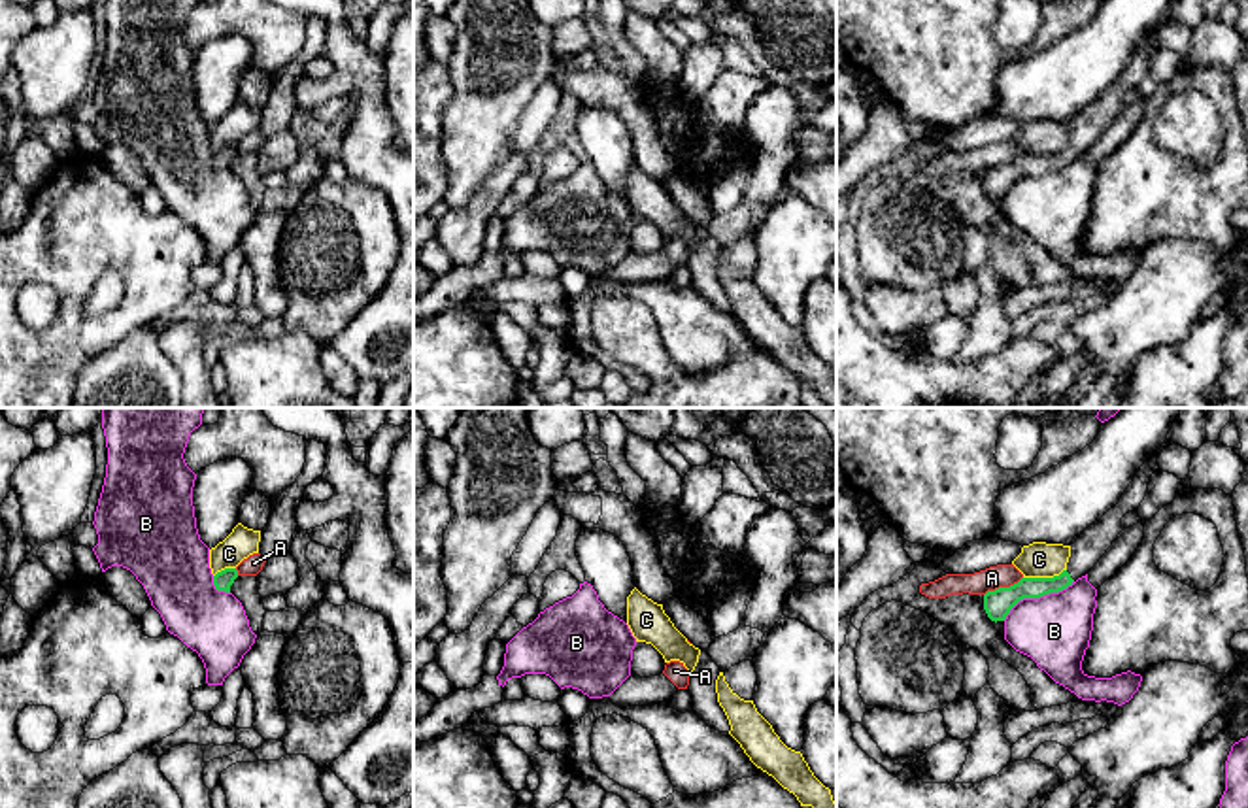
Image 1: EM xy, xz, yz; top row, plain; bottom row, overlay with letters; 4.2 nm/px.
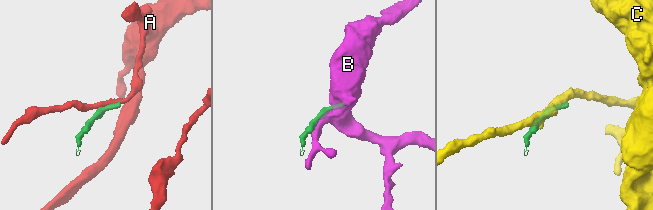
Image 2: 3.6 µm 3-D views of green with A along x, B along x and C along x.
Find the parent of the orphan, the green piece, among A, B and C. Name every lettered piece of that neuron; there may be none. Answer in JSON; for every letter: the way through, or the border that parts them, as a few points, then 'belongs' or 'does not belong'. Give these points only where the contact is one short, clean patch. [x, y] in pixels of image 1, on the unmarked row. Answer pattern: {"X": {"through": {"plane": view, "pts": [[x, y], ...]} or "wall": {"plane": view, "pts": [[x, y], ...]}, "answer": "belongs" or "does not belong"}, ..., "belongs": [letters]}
{"A": {"wall": {"plane": "yz", "pts": [[1022, 153], [984, 172]]}, "answer": "does not belong"}, "B": {"answer": "does not belong"}, "C": {"answer": "does not belong"}, "belongs": []}

